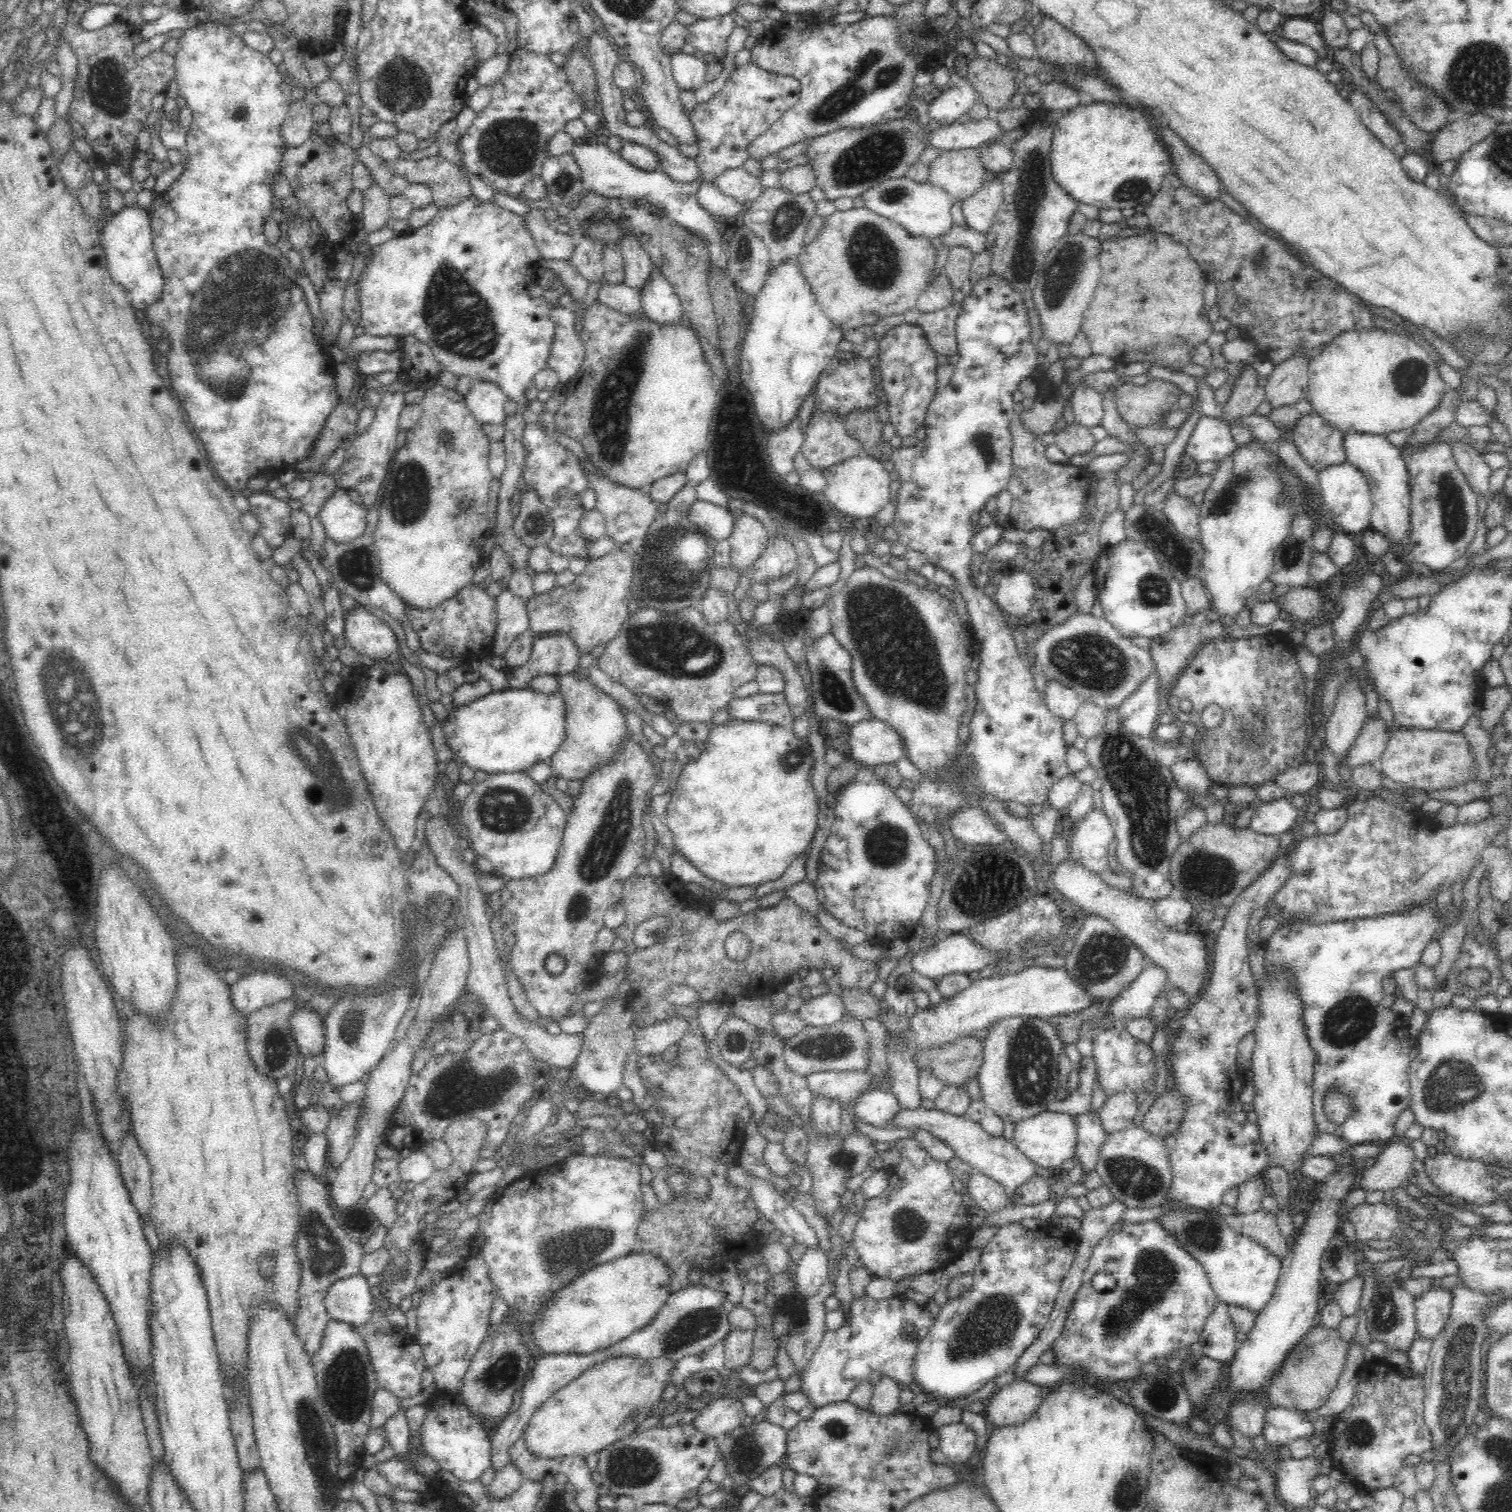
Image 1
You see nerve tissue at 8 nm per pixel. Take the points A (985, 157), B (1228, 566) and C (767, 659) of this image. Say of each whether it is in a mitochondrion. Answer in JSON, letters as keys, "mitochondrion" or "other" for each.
{"A":"other","B":"other","C":"other"}

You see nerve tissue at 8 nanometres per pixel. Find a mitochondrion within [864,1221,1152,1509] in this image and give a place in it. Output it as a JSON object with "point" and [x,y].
{"point":[991,1323]}

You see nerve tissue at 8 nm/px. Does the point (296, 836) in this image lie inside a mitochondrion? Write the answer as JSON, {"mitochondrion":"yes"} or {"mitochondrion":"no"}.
{"mitochondrion":"no"}

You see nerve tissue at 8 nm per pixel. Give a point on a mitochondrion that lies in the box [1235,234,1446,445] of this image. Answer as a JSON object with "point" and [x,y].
{"point":[1410,376]}

